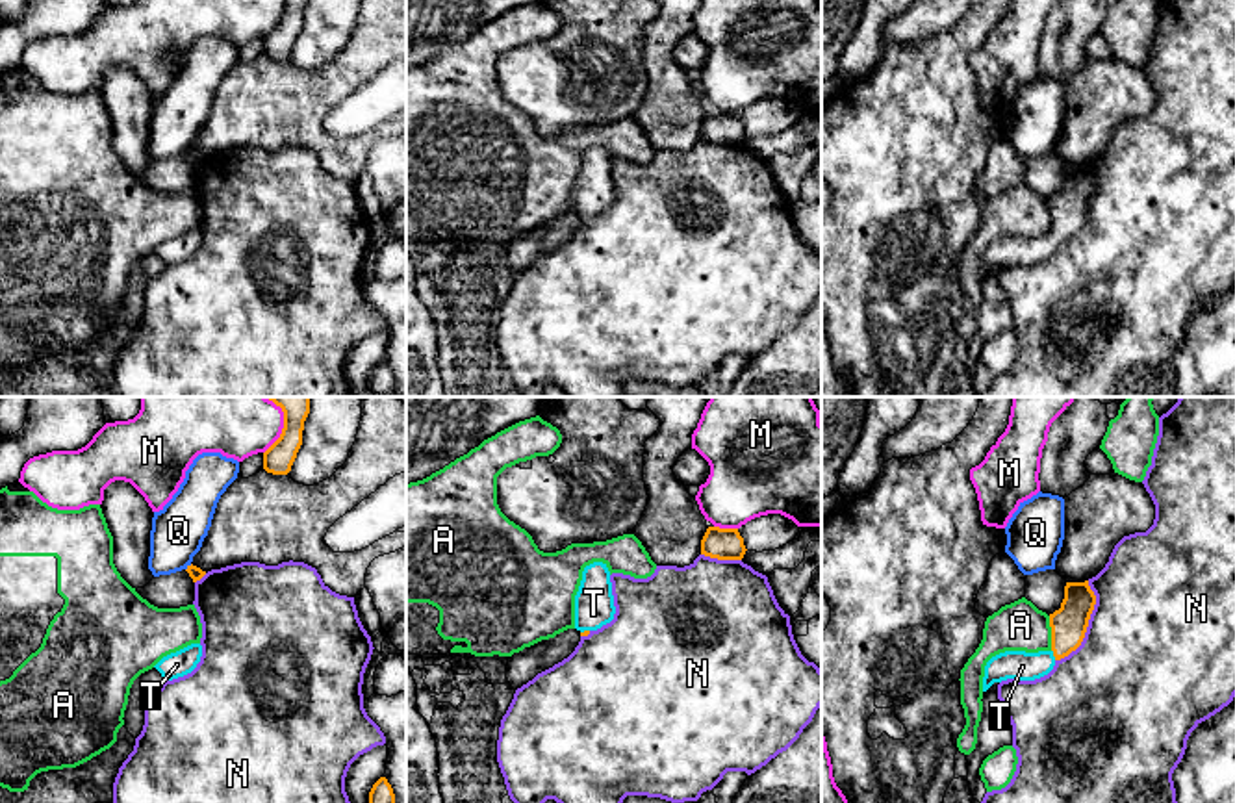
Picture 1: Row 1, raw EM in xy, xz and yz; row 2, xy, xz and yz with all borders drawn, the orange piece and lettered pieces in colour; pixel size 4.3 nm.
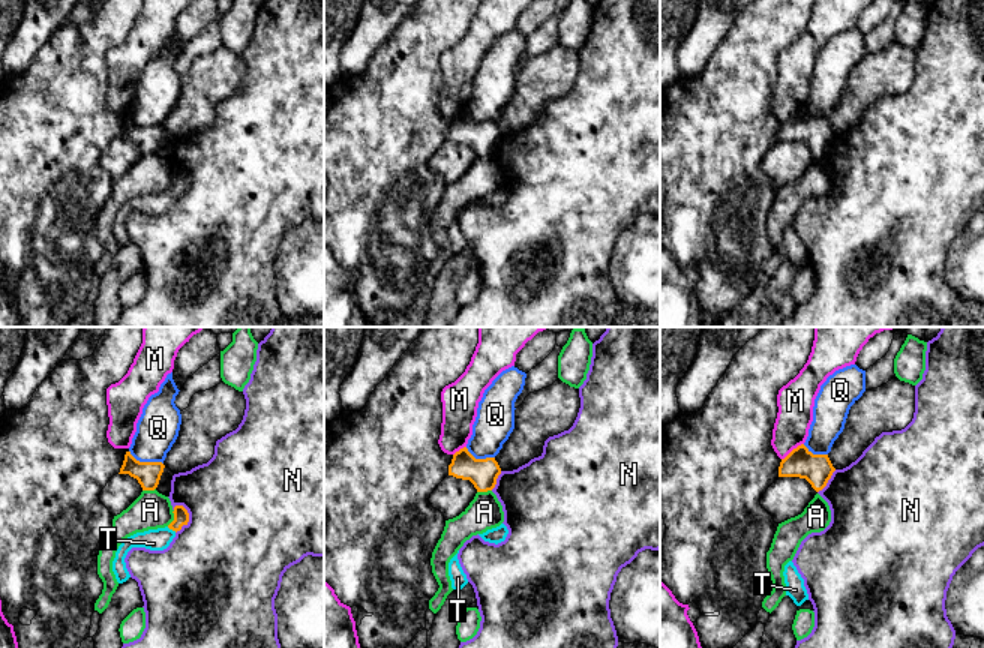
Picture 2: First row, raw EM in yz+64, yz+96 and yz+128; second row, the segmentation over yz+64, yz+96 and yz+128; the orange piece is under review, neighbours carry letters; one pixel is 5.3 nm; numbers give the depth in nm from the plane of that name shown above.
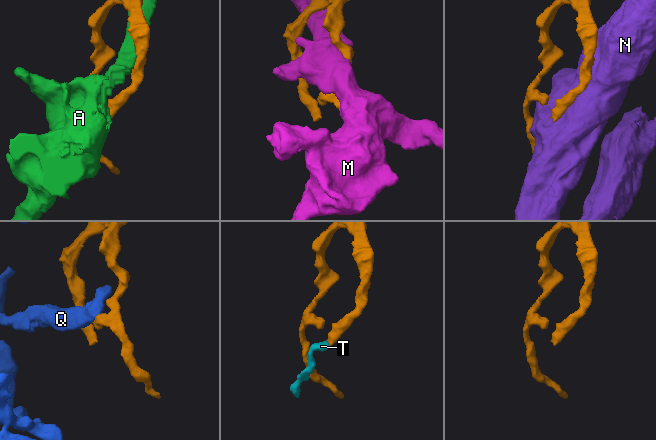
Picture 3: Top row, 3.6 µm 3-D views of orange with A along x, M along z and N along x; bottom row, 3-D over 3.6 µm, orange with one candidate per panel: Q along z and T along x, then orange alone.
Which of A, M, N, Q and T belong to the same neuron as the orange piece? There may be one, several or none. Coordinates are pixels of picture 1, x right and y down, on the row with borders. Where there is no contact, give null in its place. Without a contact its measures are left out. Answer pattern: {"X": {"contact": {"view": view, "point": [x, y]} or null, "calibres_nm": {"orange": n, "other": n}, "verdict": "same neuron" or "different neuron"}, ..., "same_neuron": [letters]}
{"A": {"contact": {"view": "yz", "point": [1052, 633]}, "calibres_nm": {"orange": 160, "other": 220}, "verdict": "different neuron"}, "M": {"contact": {"view": "xz", "point": [725, 529]}, "calibres_nm": {"orange": 140, "other": 340}, "verdict": "different neuron"}, "N": {"contact": {"view": "yz", "point": [1087, 625]}, "calibres_nm": {"orange": 160, "other": 500}, "verdict": "different neuron"}, "Q": {"contact": {"view": "xy", "point": [188, 568]}, "calibres_nm": {"orange": 60, "other": 220}, "verdict": "different neuron"}, "T": {"contact": {"view": "yz", "point": [1054, 655]}, "calibres_nm": {"orange": 160, "other": 130}, "verdict": "same neuron"}, "same_neuron": ["T"]}

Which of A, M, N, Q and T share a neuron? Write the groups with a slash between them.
A / M / N / Q / T

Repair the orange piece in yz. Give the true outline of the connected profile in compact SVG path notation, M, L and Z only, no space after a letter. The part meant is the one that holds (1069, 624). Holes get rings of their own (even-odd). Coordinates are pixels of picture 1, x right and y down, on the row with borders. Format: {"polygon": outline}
{"polygon": "M1066 582L1061 608L1050 614L1051 649L1038 653L1005 651L985 666L983 692L1007 679L1035 681L1048 675L1055 662L1076 651L1087 632L1096 595L1085 582Z"}

